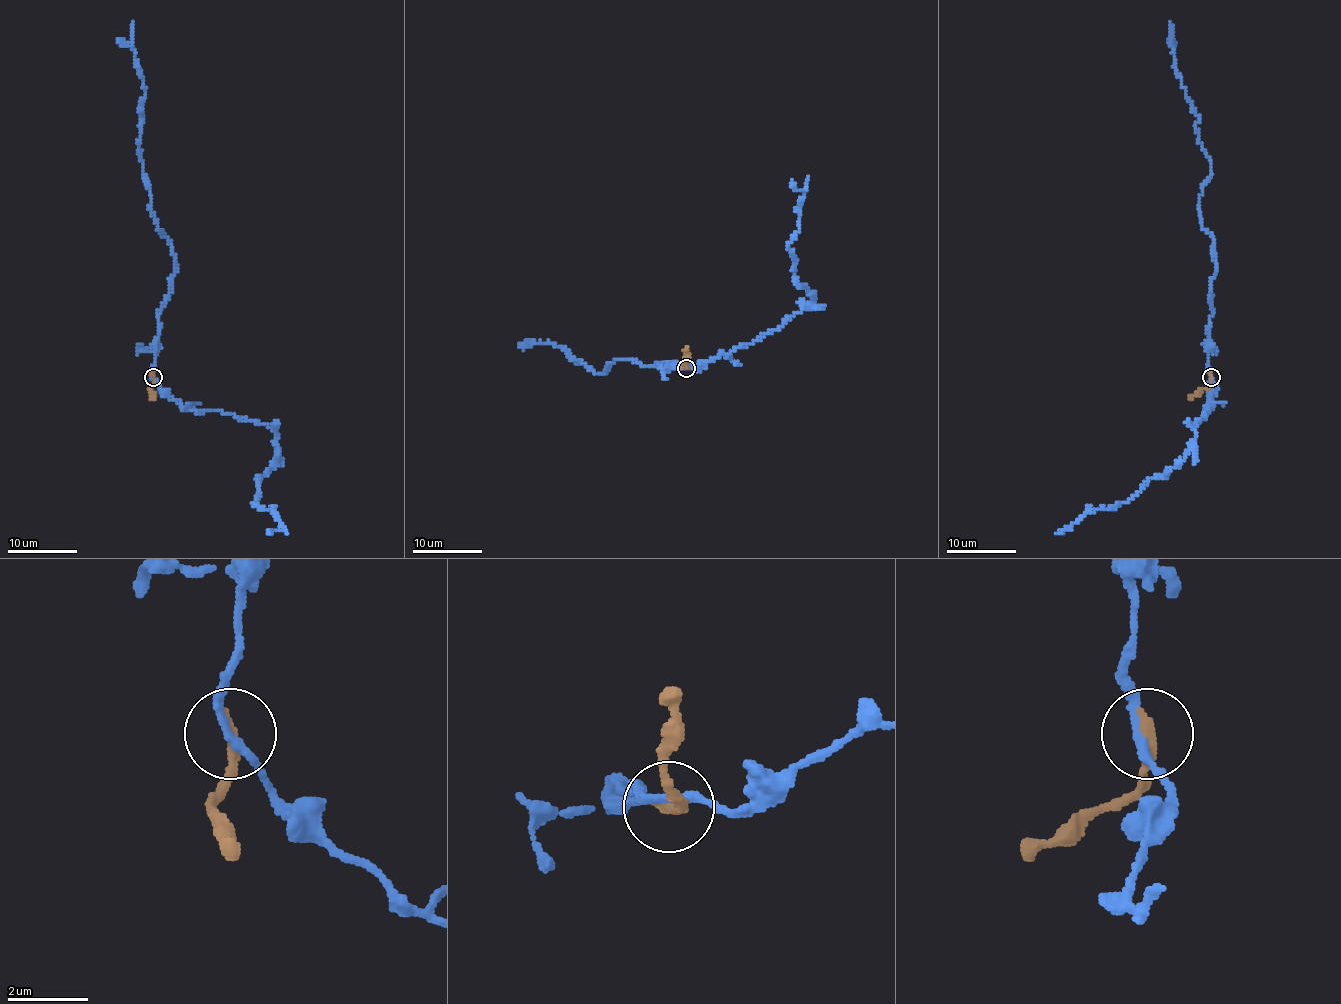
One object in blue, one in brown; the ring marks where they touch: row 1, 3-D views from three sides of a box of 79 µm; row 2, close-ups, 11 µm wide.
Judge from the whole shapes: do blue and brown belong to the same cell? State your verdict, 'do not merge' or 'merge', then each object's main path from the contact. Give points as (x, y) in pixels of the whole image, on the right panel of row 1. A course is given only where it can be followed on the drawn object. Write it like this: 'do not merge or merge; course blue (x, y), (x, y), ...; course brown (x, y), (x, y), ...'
do not merge; course blue (1210, 377), (1215, 256), (1199, 208), (1209, 159), (1196, 128), (1198, 114), (1175, 69), (1168, 22); course brown (1212, 377), (1212, 384), (1190, 398)

